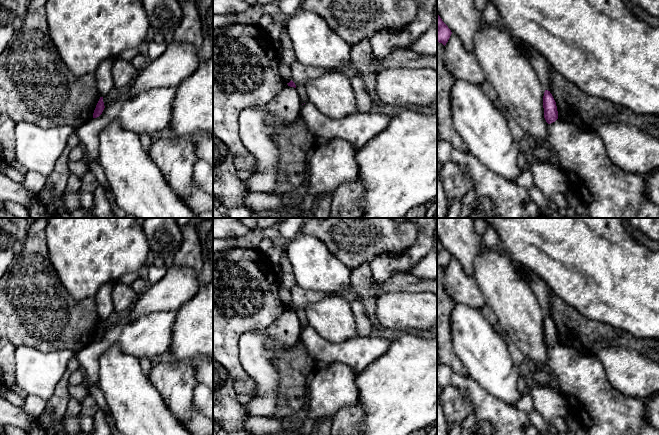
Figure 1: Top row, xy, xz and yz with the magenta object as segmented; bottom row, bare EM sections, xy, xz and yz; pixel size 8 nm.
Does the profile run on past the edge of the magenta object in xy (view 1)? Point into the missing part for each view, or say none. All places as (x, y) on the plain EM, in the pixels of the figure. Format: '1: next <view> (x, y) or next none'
1: next none

